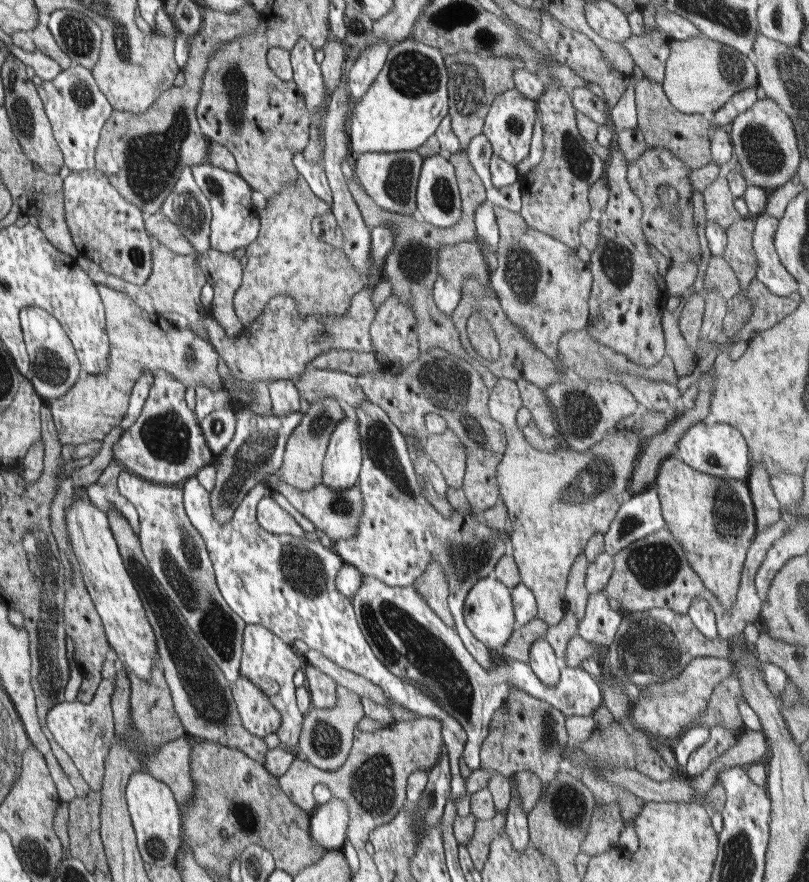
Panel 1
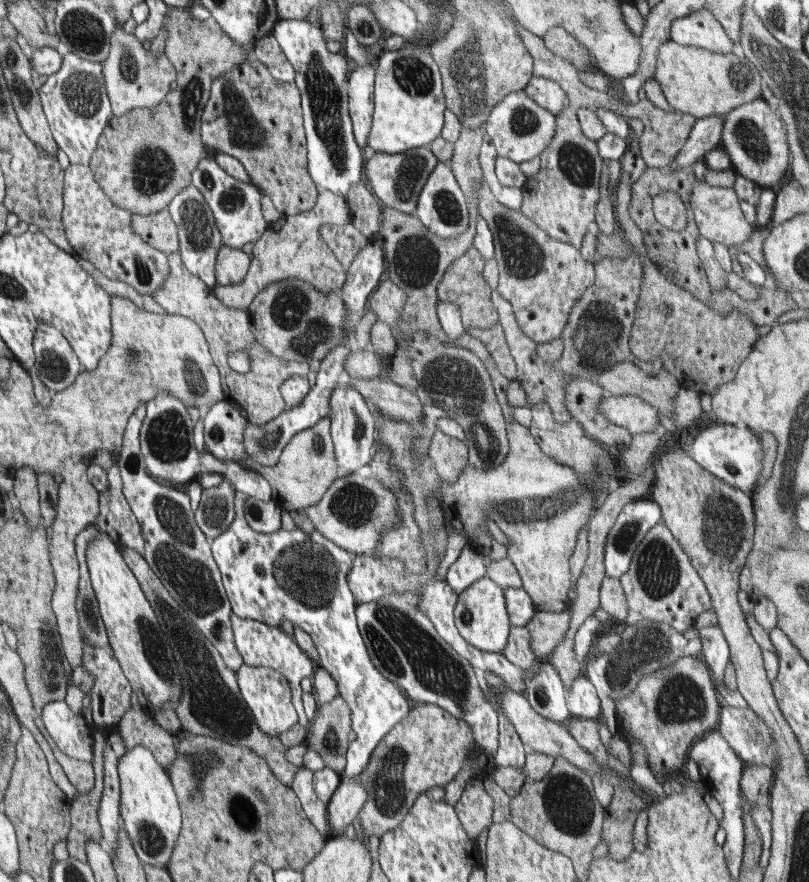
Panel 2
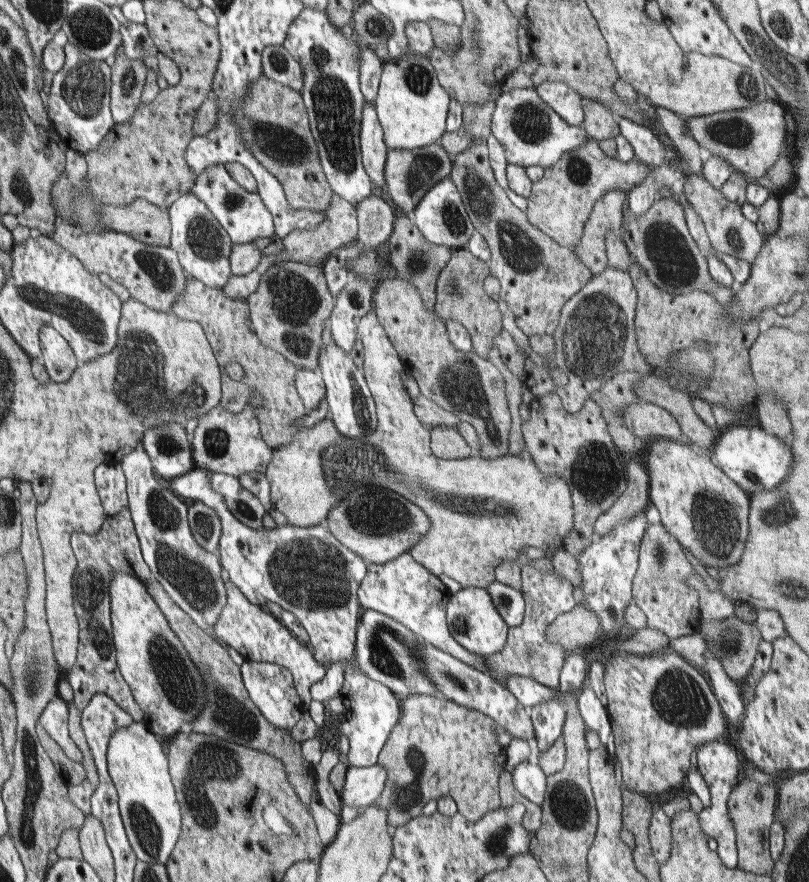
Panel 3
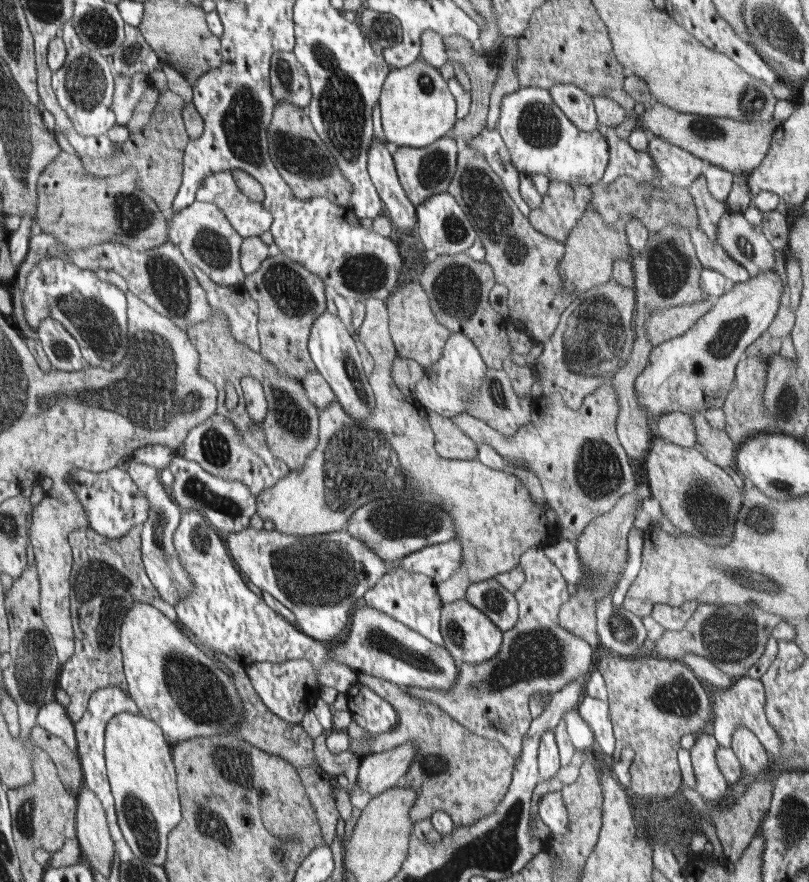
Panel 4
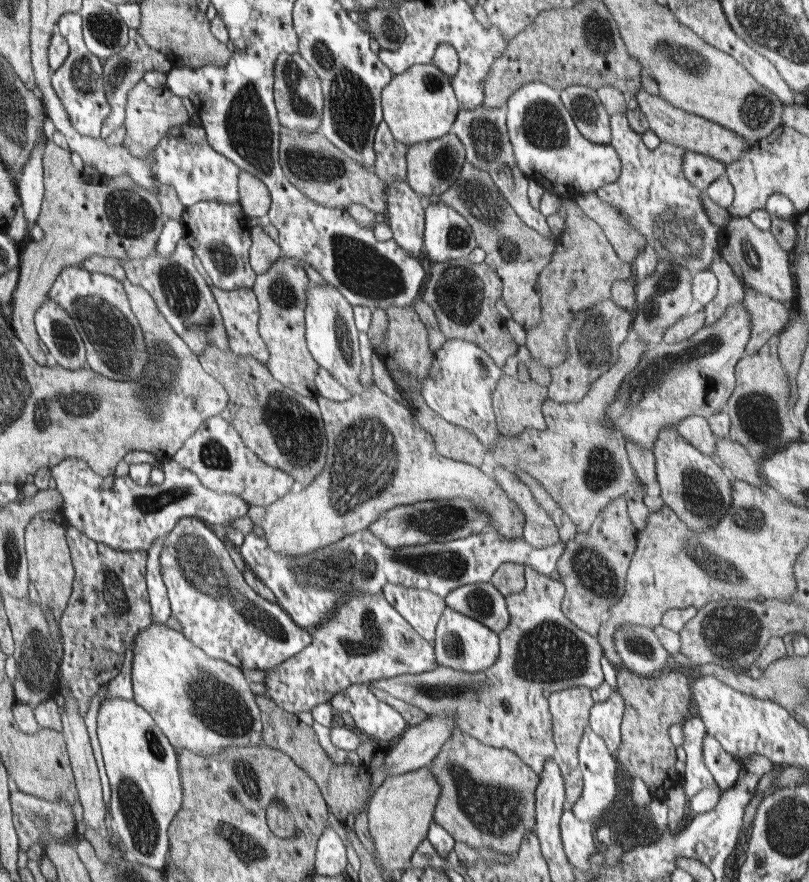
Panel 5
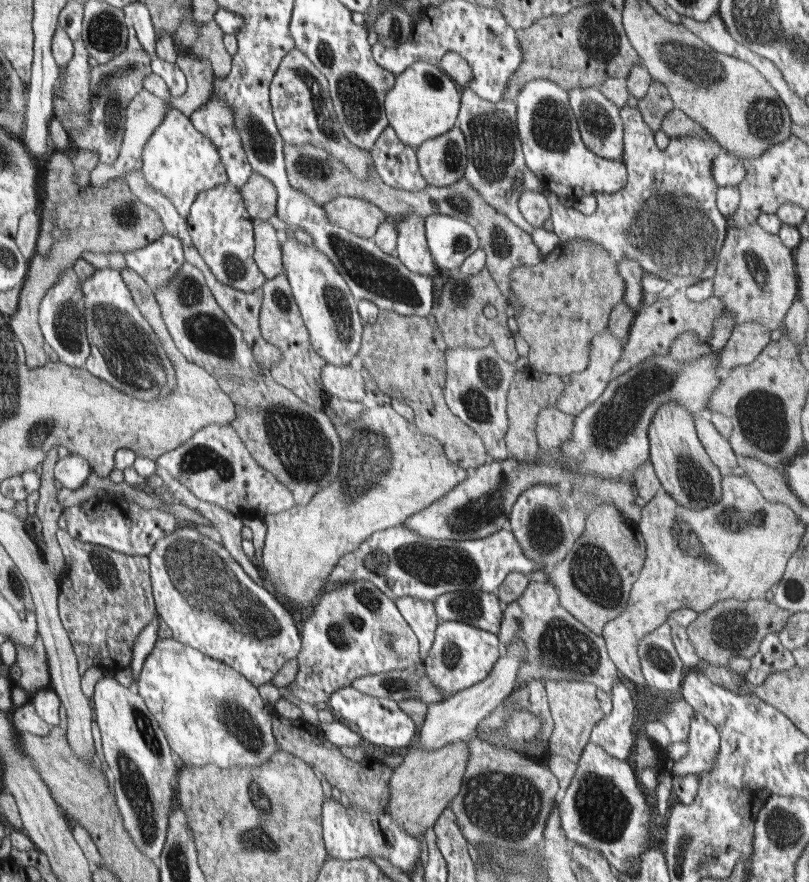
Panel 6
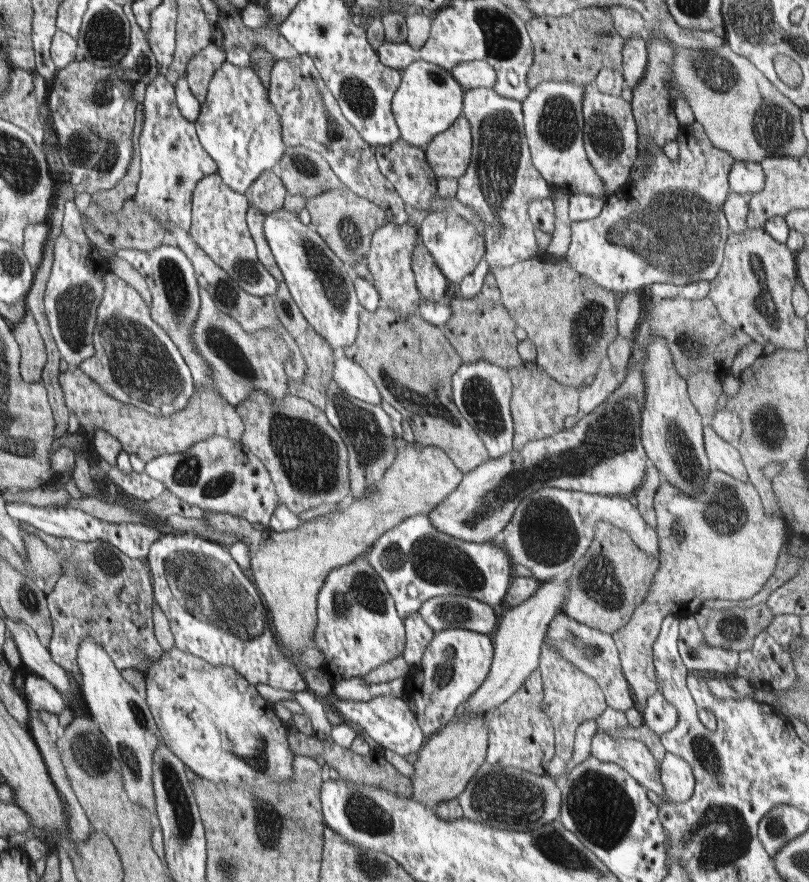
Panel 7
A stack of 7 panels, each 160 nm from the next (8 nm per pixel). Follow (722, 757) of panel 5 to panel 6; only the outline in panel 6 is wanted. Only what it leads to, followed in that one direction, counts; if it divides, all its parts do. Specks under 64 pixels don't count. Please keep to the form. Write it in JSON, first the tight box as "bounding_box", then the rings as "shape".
{"bounding_box":[672,713,720,775],"shape":[[[699,713],[692,718],[688,743],[688,753],[680,761],[674,762],[672,775],[703,773],[716,764],[720,754],[719,733]]]}

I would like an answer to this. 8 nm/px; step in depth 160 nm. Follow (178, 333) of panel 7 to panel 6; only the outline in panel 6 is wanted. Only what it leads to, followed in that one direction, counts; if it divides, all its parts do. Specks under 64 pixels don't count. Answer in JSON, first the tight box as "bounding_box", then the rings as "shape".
{"bounding_box":[123,233,185,290],"shape":[[[168,233],[149,247],[124,253],[123,257],[128,267],[140,275],[153,290],[164,287],[168,279],[172,279],[182,269],[185,260],[182,242]]]}

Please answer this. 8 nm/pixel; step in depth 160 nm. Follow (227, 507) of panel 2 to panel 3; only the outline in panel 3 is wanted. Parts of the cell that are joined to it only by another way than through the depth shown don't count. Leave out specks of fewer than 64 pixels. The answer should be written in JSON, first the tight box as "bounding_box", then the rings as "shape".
{"bounding_box":[187,501,221,554],"shape":[[[196,501],[188,507],[187,519],[196,544],[206,552],[218,554],[221,535],[218,513],[202,501]]]}

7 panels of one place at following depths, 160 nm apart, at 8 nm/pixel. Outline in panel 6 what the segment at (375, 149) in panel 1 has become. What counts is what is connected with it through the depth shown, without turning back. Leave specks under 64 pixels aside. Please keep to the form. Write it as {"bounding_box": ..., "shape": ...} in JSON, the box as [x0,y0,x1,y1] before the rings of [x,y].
{"bounding_box":[384,62,461,149],"shape":[[[415,62],[395,77],[395,85],[386,94],[384,108],[397,137],[418,149],[423,142],[448,132],[456,124],[460,105],[461,87],[439,65]]]}

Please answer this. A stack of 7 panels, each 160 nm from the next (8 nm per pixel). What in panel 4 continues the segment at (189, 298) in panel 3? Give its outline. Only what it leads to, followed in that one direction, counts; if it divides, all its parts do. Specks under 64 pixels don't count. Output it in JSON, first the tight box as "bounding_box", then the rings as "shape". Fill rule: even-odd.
{"bounding_box":[187,312,319,470],"shape":[[[213,312],[211,320],[189,326],[187,334],[199,355],[199,373],[216,385],[217,413],[228,417],[241,431],[249,430],[251,419],[246,411],[240,380],[244,376],[256,378],[262,383],[268,402],[267,413],[261,421],[261,430],[270,452],[277,459],[284,461],[291,470],[304,468],[310,453],[318,446],[319,410],[308,398],[301,381],[294,380],[289,374],[281,374],[263,357],[263,354],[254,352],[246,344],[236,341],[230,333],[229,324],[223,312]],[[226,382],[232,382],[239,396],[238,404],[232,411],[226,409],[224,405]]]}

